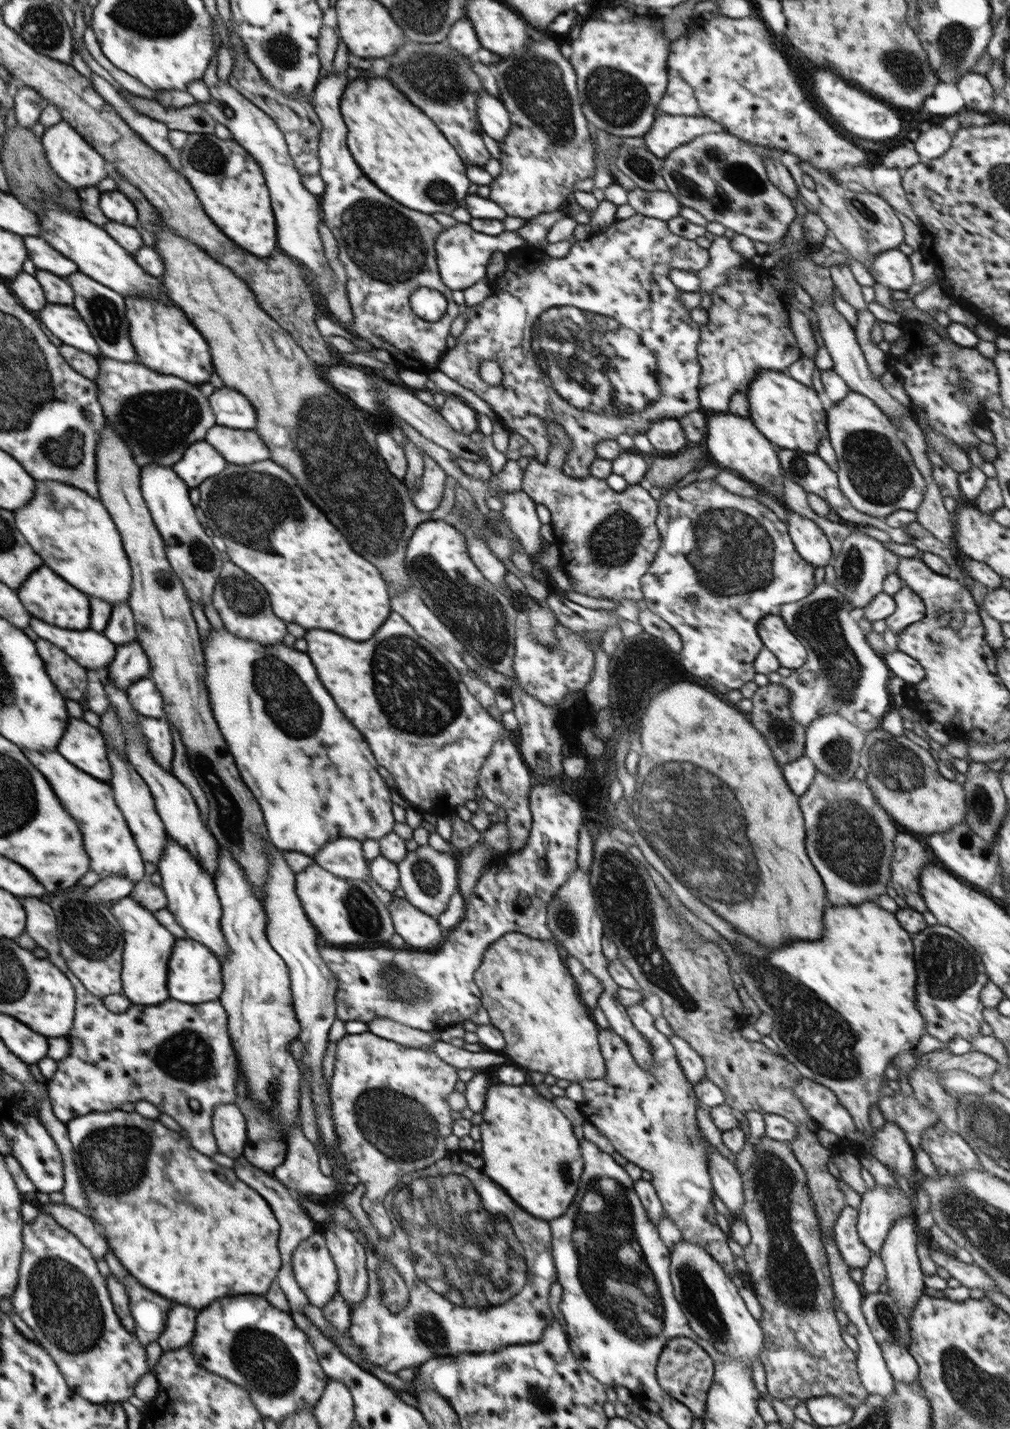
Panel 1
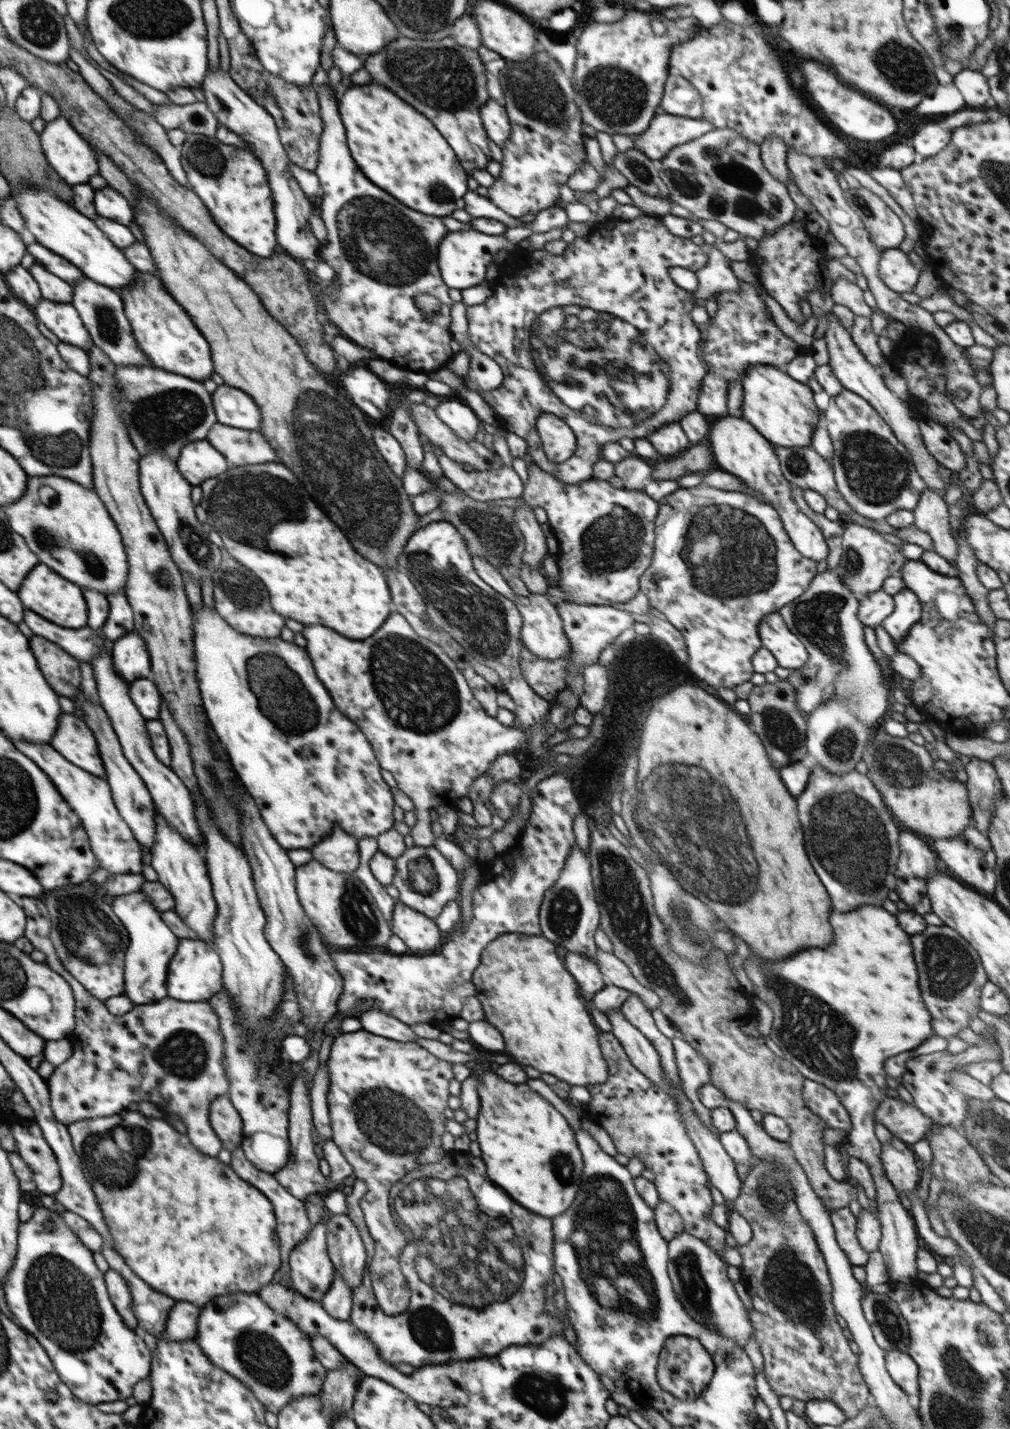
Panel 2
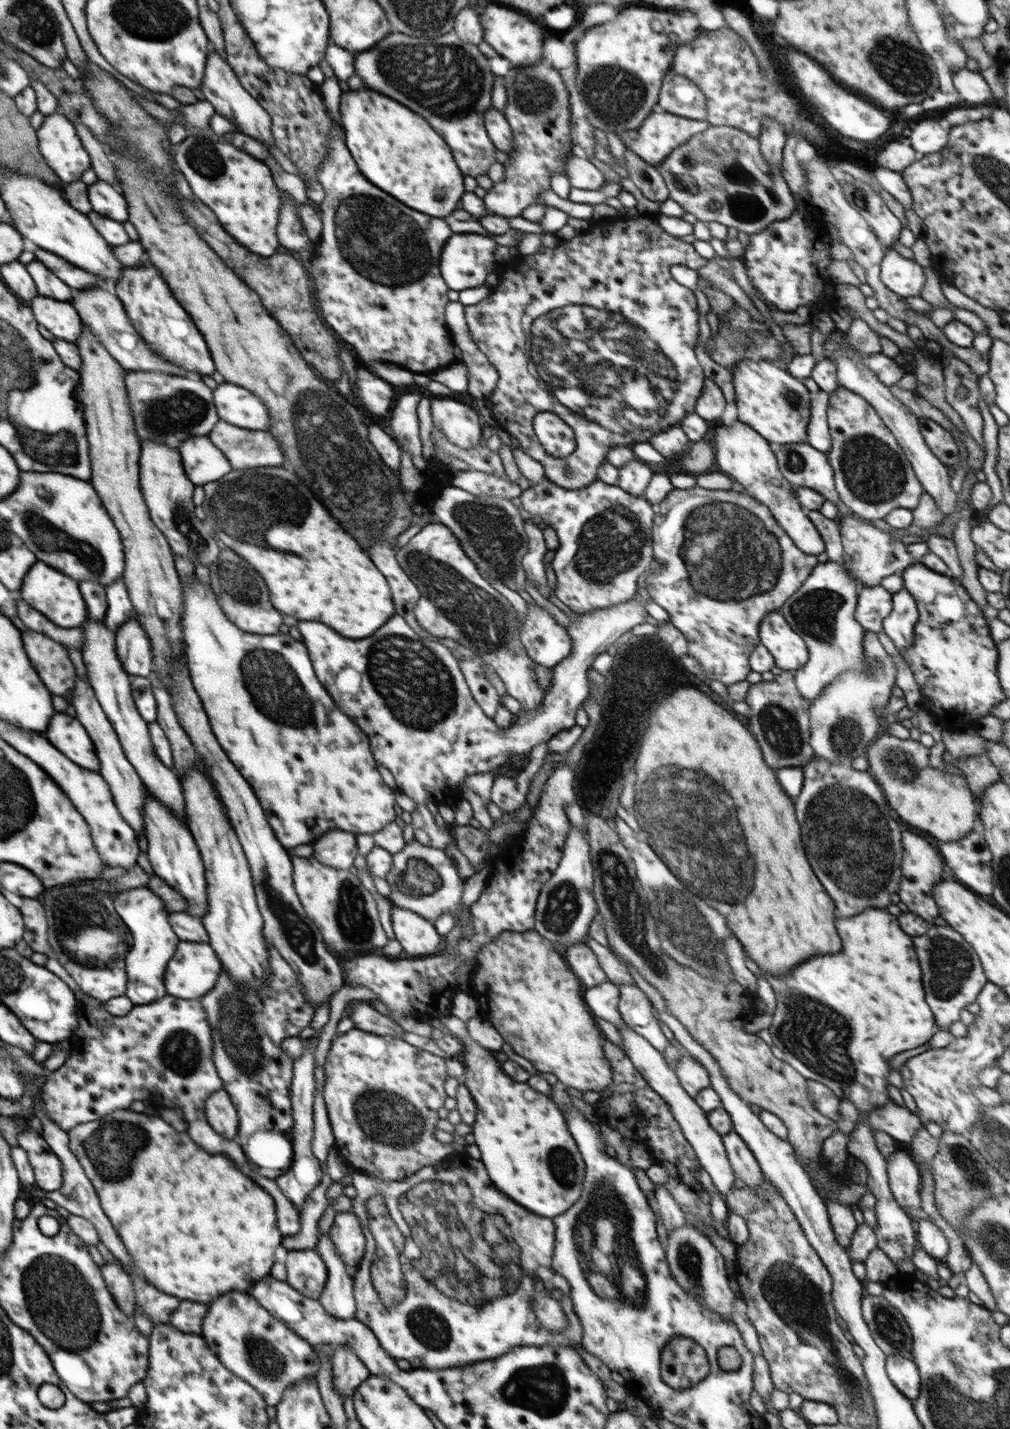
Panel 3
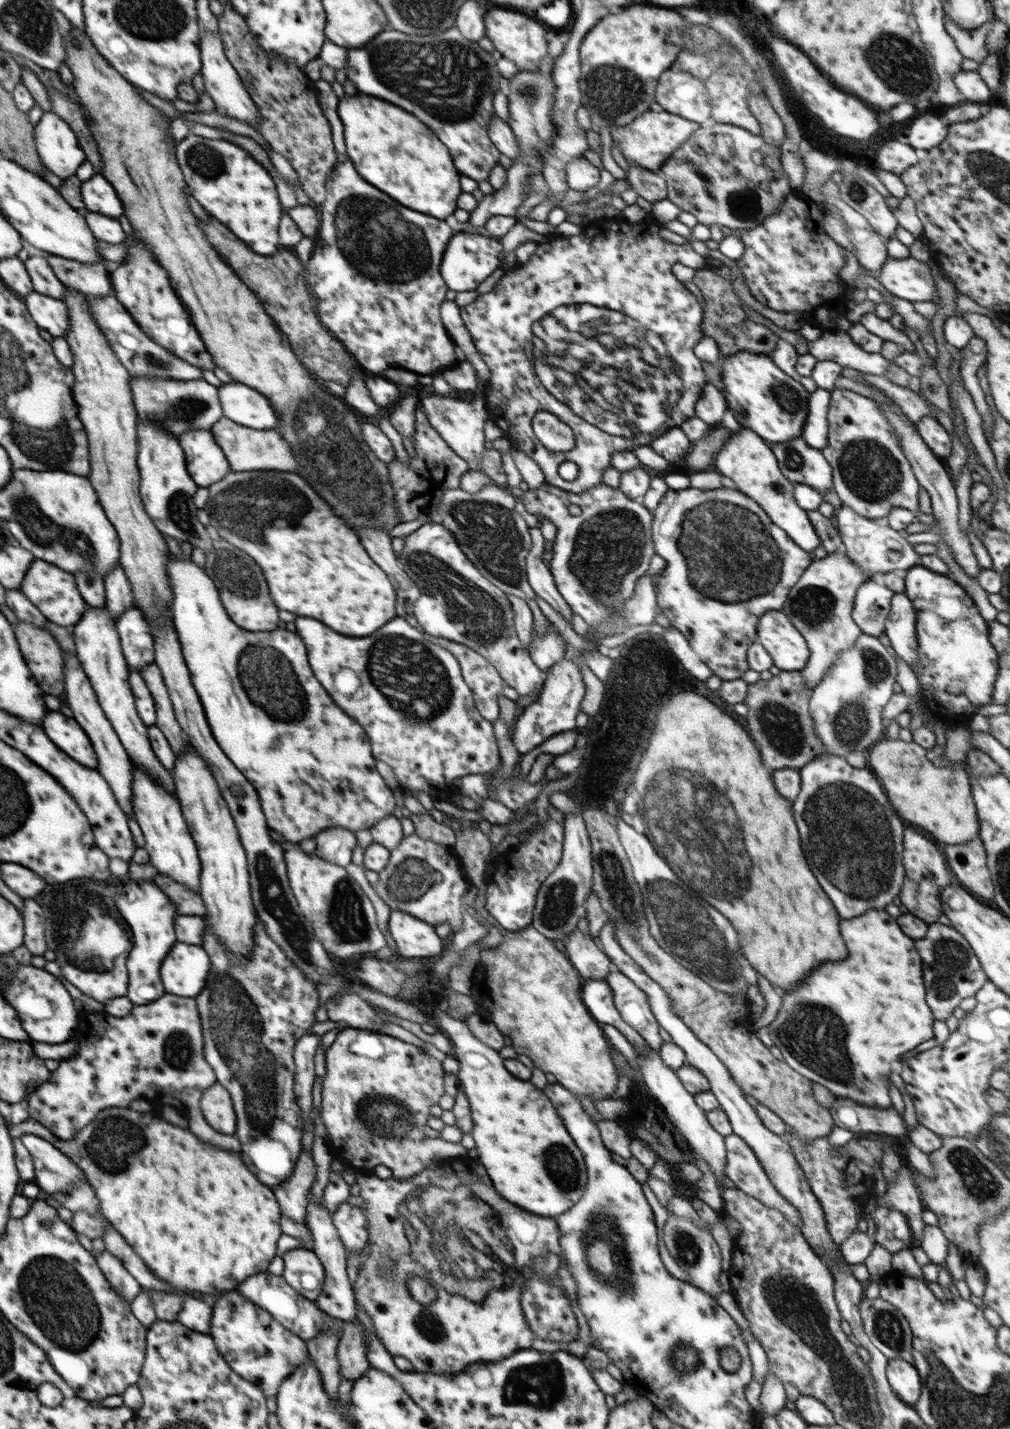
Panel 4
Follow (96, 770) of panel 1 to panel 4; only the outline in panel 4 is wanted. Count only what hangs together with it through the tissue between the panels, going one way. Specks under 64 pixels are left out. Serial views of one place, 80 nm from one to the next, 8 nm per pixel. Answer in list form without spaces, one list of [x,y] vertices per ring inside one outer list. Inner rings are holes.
[[[50,712],[44,718],[44,732],[48,738],[76,762],[88,768],[97,768],[97,754],[84,729],[74,718],[58,712]]]

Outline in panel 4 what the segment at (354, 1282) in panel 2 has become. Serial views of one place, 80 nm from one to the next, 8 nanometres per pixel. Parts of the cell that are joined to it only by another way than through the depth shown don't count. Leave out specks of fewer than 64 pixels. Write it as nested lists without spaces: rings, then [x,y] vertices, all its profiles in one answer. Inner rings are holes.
[[[344,1202],[338,1205],[331,1217],[344,1243],[345,1250],[358,1254],[366,1246],[368,1240],[366,1217],[363,1210]]]

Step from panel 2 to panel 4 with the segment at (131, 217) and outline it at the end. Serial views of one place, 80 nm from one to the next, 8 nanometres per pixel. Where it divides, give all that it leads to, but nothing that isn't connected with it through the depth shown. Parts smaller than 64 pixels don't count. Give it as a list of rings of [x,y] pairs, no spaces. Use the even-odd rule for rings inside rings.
[[[95,174],[81,184],[86,210],[118,219],[125,210],[115,188],[101,174]]]

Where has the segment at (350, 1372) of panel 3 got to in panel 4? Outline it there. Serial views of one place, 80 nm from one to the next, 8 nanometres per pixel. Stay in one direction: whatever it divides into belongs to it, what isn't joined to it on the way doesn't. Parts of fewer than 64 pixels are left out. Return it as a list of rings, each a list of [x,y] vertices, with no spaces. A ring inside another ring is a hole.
[[[354,1320],[343,1321],[345,1328],[337,1346],[339,1375],[354,1382],[371,1367],[367,1359],[367,1342],[363,1330]]]

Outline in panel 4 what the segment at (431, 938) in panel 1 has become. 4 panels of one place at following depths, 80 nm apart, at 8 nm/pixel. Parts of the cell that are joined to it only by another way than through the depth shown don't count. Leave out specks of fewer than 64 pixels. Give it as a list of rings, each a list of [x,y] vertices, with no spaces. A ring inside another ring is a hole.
[[[393,910],[390,913],[389,932],[395,940],[398,954],[406,956],[406,958],[422,958],[428,956],[428,959],[437,959],[443,954],[442,940],[435,932],[435,928],[430,924],[426,924],[424,920],[416,919],[409,916],[407,912],[401,910]]]

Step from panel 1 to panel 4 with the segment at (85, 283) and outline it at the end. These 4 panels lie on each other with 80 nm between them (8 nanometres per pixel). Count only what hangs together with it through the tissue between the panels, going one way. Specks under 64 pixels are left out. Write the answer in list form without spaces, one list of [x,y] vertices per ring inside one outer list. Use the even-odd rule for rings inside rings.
[[[114,295],[103,297],[86,296],[88,310],[93,314],[97,327],[105,334],[108,344],[115,352],[118,360],[128,369],[132,377],[152,377],[176,380],[202,379],[202,369],[187,364],[155,340],[152,340],[135,323],[132,315]]]

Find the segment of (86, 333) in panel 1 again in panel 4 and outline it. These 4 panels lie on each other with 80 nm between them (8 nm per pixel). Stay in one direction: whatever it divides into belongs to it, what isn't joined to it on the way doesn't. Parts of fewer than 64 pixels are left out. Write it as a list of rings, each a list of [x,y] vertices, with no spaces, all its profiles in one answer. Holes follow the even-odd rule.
[[[32,291],[22,297],[28,312],[37,326],[49,332],[53,337],[64,337],[69,331],[69,312],[66,303]]]

